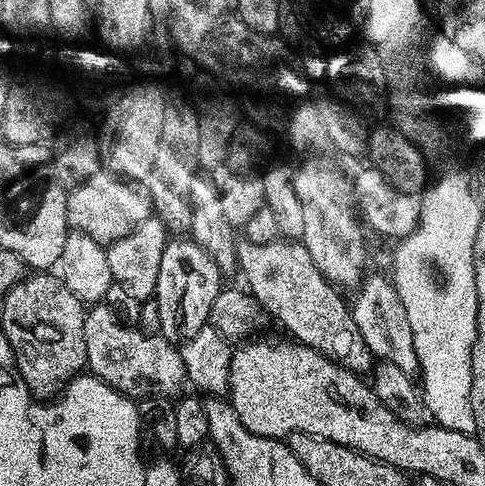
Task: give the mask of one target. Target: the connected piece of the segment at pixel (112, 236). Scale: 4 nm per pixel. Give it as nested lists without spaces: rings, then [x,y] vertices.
[[[106,171],[95,172],[84,183],[73,185],[66,194],[66,218],[71,231],[84,233],[97,243],[107,246],[130,234],[134,228],[153,215],[153,200],[145,181],[127,180]]]

